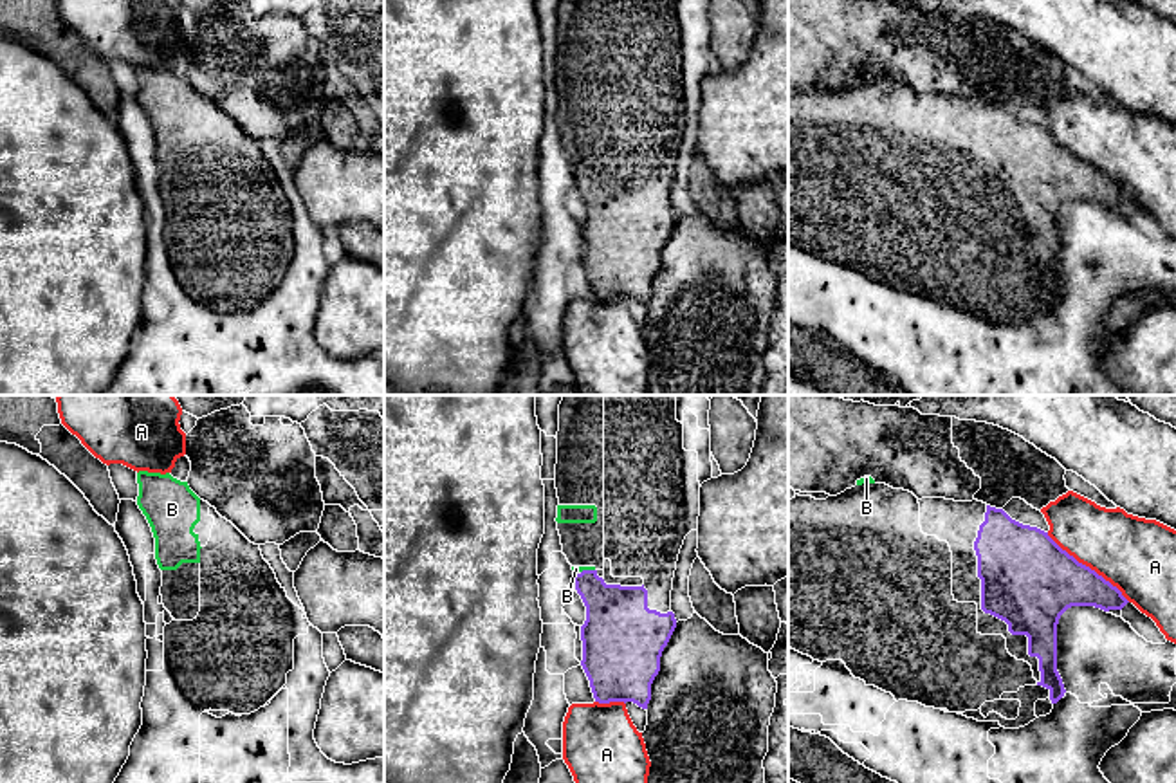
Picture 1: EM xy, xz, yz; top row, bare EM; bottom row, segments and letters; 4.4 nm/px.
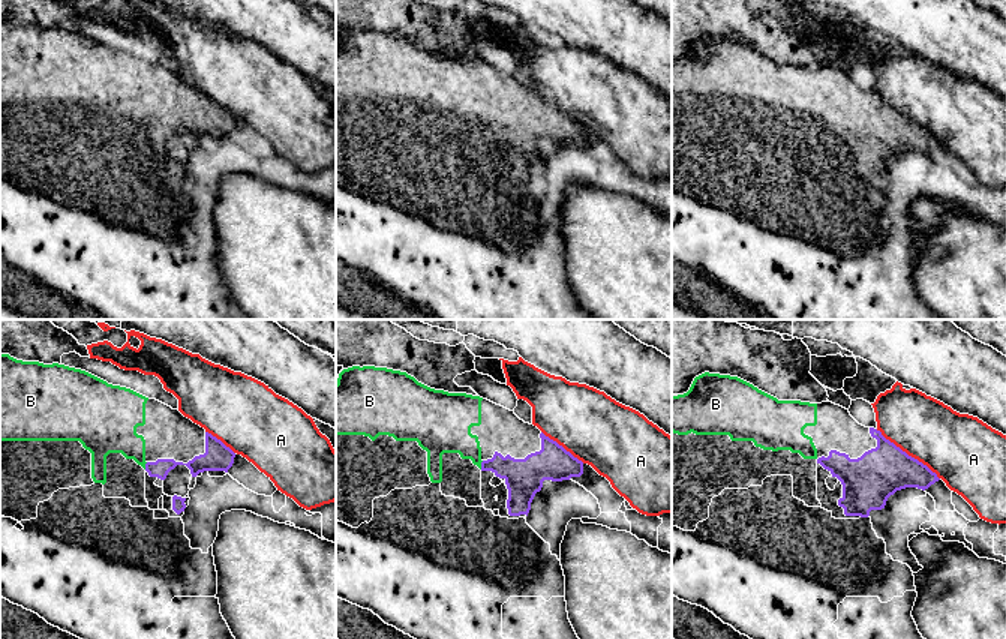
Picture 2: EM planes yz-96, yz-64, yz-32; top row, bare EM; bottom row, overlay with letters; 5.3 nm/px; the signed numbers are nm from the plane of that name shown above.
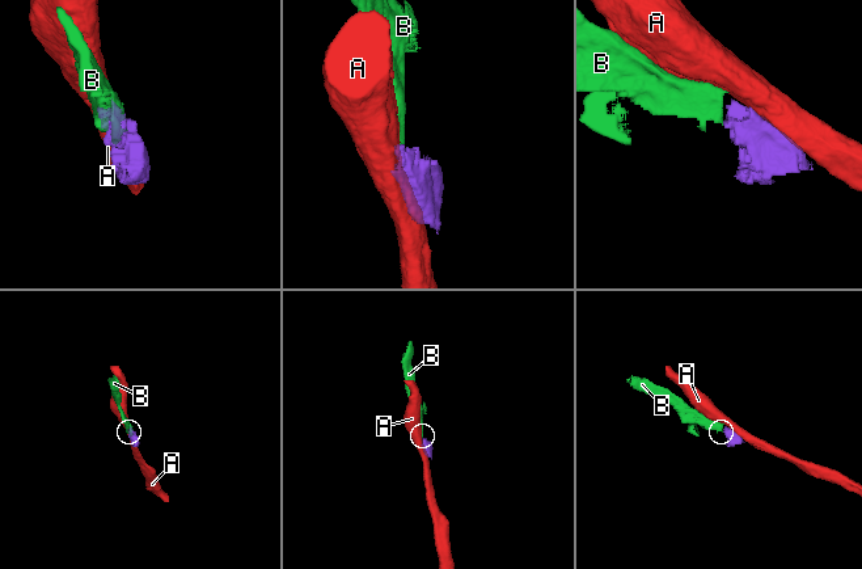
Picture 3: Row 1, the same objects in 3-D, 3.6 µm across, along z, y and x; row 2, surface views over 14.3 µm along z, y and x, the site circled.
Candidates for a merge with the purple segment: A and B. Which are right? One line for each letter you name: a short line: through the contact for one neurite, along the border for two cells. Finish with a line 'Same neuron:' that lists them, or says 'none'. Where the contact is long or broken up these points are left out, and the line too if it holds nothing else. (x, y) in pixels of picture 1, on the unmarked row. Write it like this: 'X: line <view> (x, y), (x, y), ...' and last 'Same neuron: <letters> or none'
B: line xz (617, 213), (588, 181), (587, 166), (576, 165)
Same neuron: B

